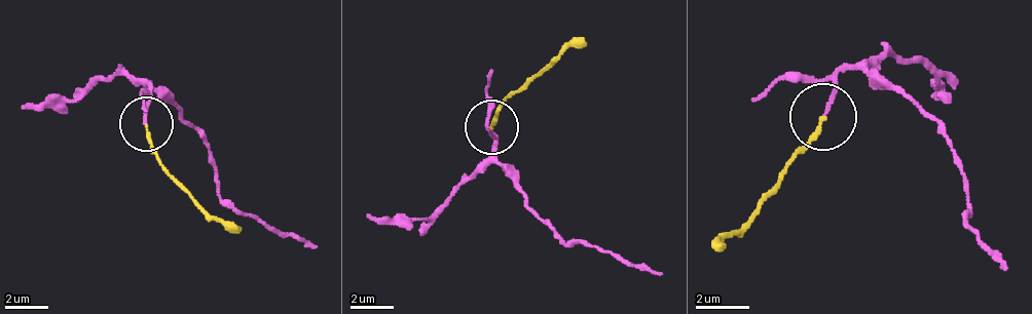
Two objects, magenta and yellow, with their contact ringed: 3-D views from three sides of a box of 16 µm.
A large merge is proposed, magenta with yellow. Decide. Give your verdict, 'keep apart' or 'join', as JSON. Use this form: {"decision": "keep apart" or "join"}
{"decision": "join"}

